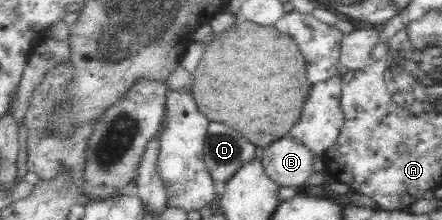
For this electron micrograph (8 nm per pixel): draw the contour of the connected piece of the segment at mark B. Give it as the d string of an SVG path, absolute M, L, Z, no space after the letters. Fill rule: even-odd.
M287 135L278 138L260 148L260 157L265 173L275 179L279 186L297 186L303 189L305 181L310 174L313 174L313 157L314 154L299 140Z

